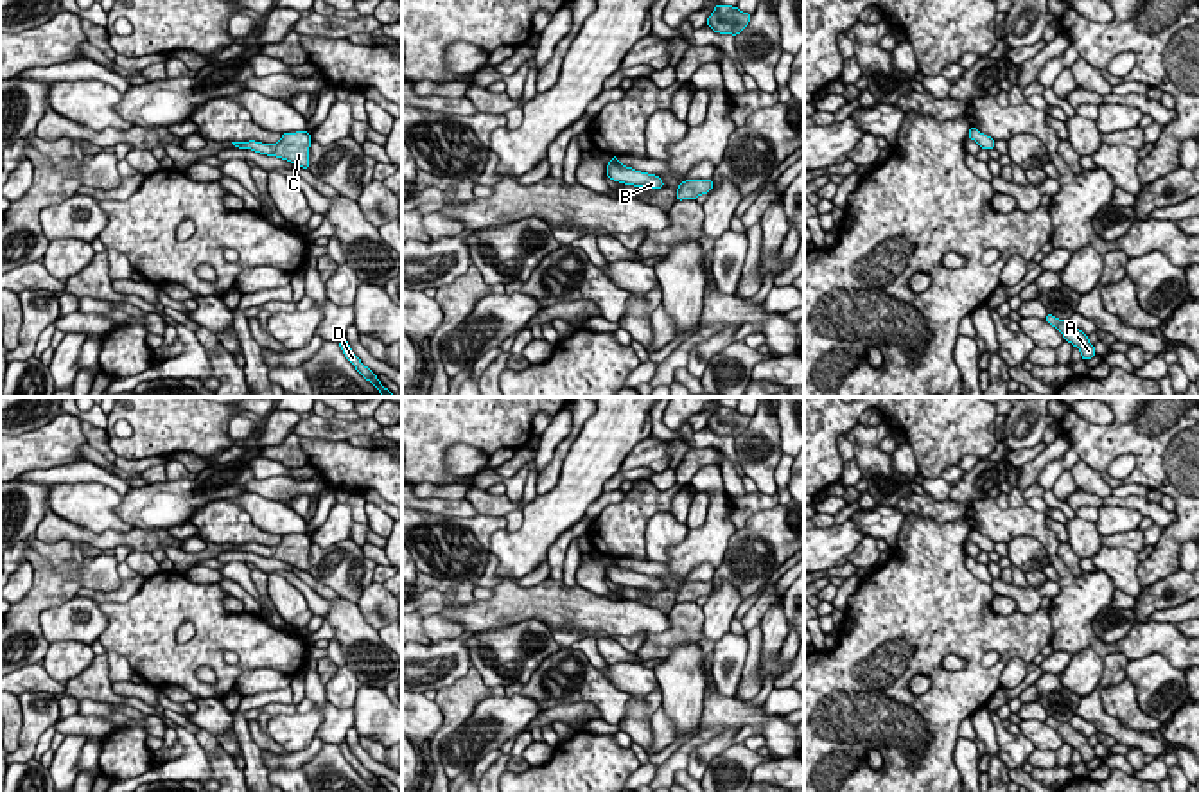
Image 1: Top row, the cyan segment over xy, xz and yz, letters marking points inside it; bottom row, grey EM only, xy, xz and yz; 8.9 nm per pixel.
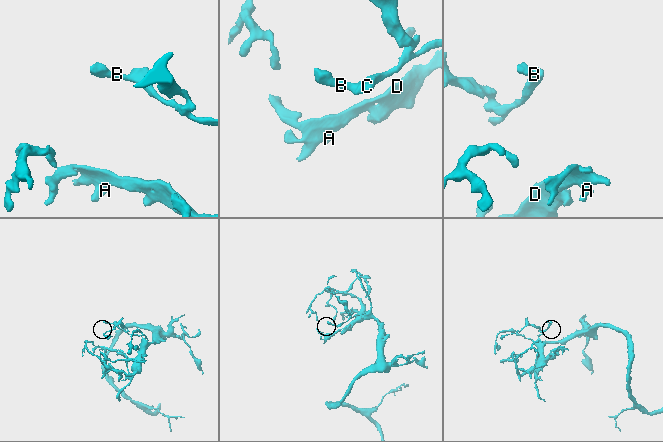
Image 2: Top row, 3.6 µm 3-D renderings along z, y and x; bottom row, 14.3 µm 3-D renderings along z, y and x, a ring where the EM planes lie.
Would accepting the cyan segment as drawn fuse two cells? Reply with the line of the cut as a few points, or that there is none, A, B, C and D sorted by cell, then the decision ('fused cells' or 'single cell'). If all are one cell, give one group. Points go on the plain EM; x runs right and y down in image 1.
no cut | A B C D | single cell

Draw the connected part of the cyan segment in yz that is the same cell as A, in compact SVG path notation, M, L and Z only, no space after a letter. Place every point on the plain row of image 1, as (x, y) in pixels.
M1046 717L1046 724L1063 736L1064 744L1070 744L1081 752L1084 763L1097 758L1095 749L1088 744L1088 736L1079 733L1070 722L1059 722L1052 717Z

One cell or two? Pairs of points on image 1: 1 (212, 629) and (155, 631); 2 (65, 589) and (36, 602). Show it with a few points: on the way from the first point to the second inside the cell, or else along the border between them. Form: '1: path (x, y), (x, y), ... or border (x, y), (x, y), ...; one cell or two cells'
1: path (198, 615), (169, 616); one cell
2: path (58, 589), (49, 589), (43, 595); one cell

